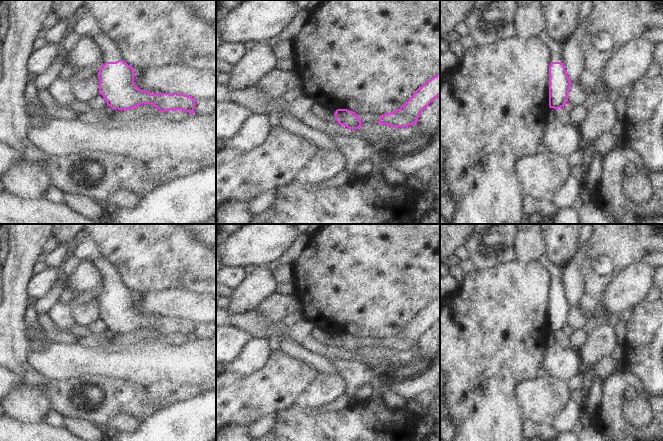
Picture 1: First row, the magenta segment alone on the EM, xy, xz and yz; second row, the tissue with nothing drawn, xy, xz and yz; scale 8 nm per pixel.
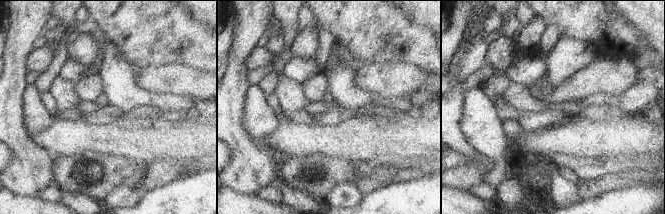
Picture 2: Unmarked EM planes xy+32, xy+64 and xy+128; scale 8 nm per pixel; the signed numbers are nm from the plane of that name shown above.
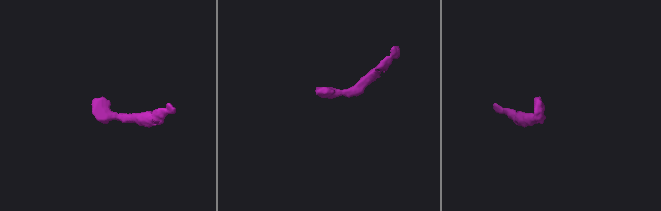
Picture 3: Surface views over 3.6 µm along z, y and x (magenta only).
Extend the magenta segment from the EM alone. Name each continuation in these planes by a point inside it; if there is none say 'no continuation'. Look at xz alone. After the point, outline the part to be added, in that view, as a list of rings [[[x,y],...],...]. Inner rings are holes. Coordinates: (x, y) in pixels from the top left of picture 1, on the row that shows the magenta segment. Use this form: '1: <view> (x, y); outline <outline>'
no continuation

